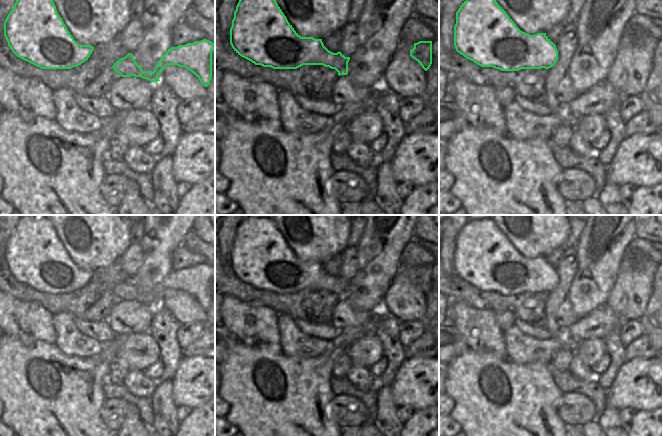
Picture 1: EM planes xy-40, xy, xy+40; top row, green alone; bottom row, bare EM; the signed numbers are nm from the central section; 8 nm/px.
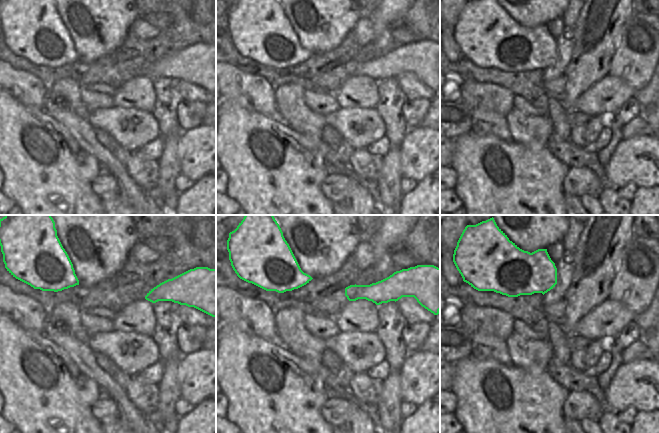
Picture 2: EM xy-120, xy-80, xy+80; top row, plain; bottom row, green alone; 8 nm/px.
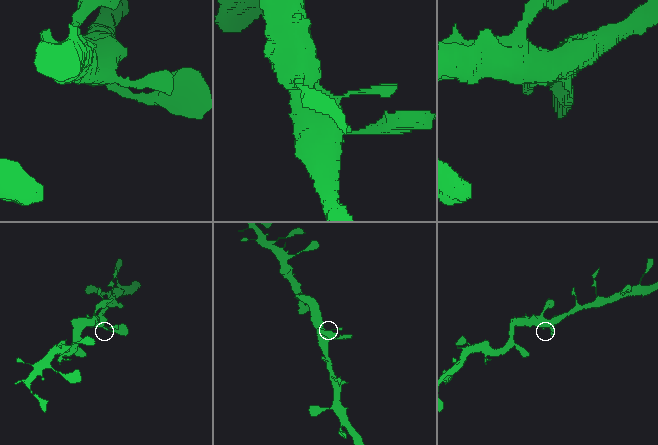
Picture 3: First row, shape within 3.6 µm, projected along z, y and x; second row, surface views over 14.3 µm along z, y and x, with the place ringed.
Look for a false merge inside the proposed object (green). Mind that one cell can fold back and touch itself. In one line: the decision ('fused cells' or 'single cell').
single cell

